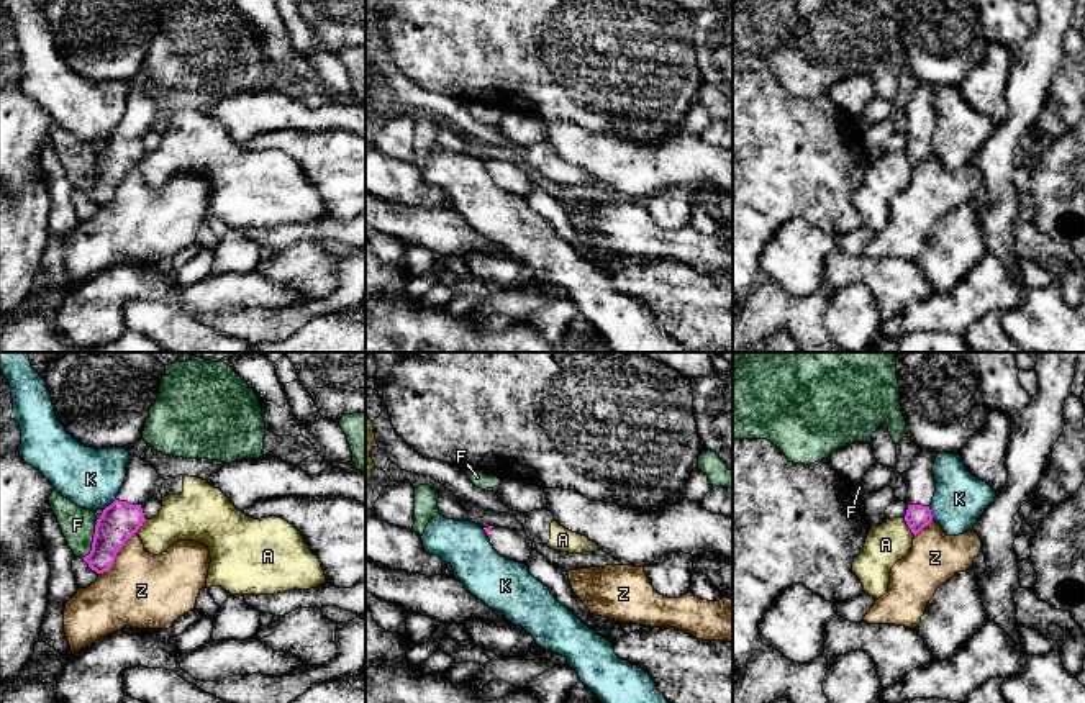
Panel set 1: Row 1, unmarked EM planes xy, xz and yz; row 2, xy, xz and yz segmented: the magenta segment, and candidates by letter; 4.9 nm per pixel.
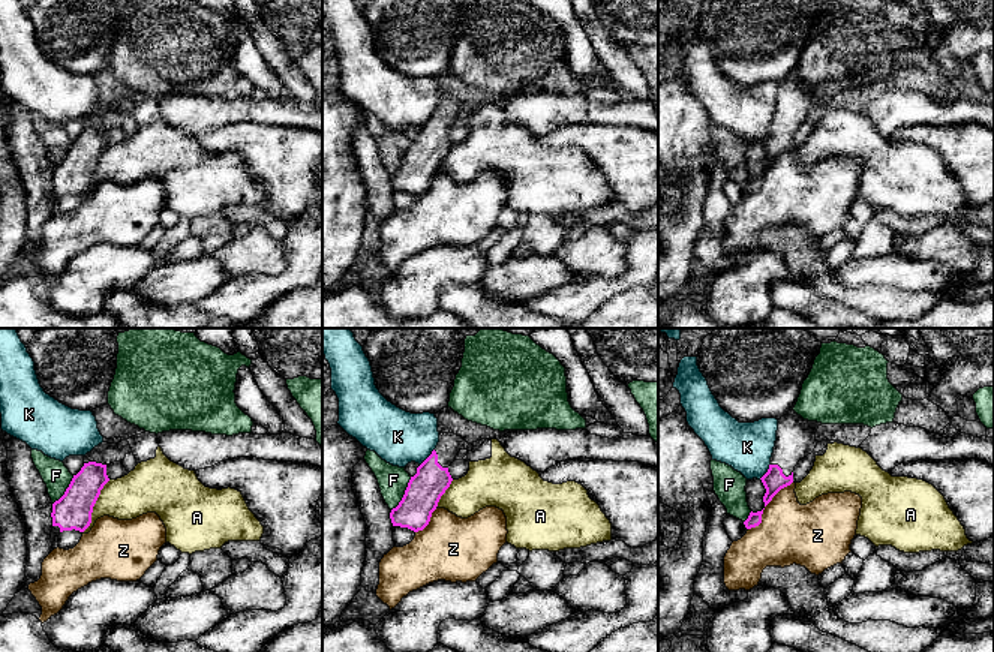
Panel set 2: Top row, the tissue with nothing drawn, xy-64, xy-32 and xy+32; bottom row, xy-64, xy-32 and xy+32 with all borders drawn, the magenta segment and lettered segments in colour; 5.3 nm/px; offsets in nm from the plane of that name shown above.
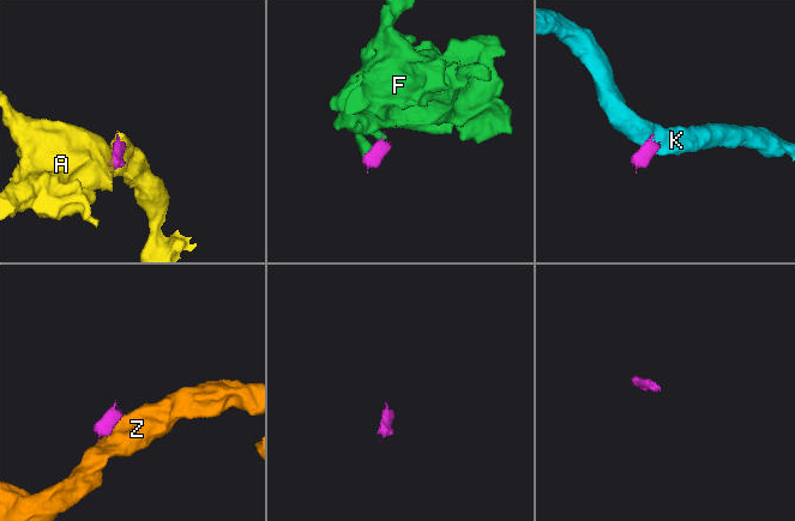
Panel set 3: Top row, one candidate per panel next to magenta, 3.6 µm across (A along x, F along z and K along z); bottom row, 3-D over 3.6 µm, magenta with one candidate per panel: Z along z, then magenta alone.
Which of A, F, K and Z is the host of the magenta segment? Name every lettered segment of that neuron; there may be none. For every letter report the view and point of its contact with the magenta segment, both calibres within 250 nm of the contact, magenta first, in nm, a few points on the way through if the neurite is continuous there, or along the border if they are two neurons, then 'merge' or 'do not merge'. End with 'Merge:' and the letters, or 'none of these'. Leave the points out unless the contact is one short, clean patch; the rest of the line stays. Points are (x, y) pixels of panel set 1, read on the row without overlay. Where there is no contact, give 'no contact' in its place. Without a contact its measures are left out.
A: contact yz (908, 159); calibres 120 and 200 nm; border yz (903, 151), (915, 167); do not merge
F: contact xy (94, 172); calibres 190 and 170 nm; border xy (97, 153), (92, 182), (82, 190); do not merge
K: contact xy (110, 138); calibres 190 and 300 nm; border xy (115, 131), (104, 143); do not merge
Z: contact xy (115, 189); calibres 190 and 360 nm; border xy (136, 164), (118, 184), (113, 197), (99, 207); do not merge
Merge: none of these

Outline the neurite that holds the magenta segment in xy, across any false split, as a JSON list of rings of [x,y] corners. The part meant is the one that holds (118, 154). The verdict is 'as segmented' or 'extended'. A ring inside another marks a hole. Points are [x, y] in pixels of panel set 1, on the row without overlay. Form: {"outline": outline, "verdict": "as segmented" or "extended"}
{"outline": [[[129,88],[116,133],[97,152],[92,184],[82,190],[92,203],[103,206],[111,202],[118,184],[146,154],[141,138],[161,126],[164,115],[154,98]]], "verdict": "extended"}

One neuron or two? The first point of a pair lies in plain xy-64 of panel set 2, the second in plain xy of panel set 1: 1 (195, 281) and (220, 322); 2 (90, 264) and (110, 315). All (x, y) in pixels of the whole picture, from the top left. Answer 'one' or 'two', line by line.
1: two
2: one

